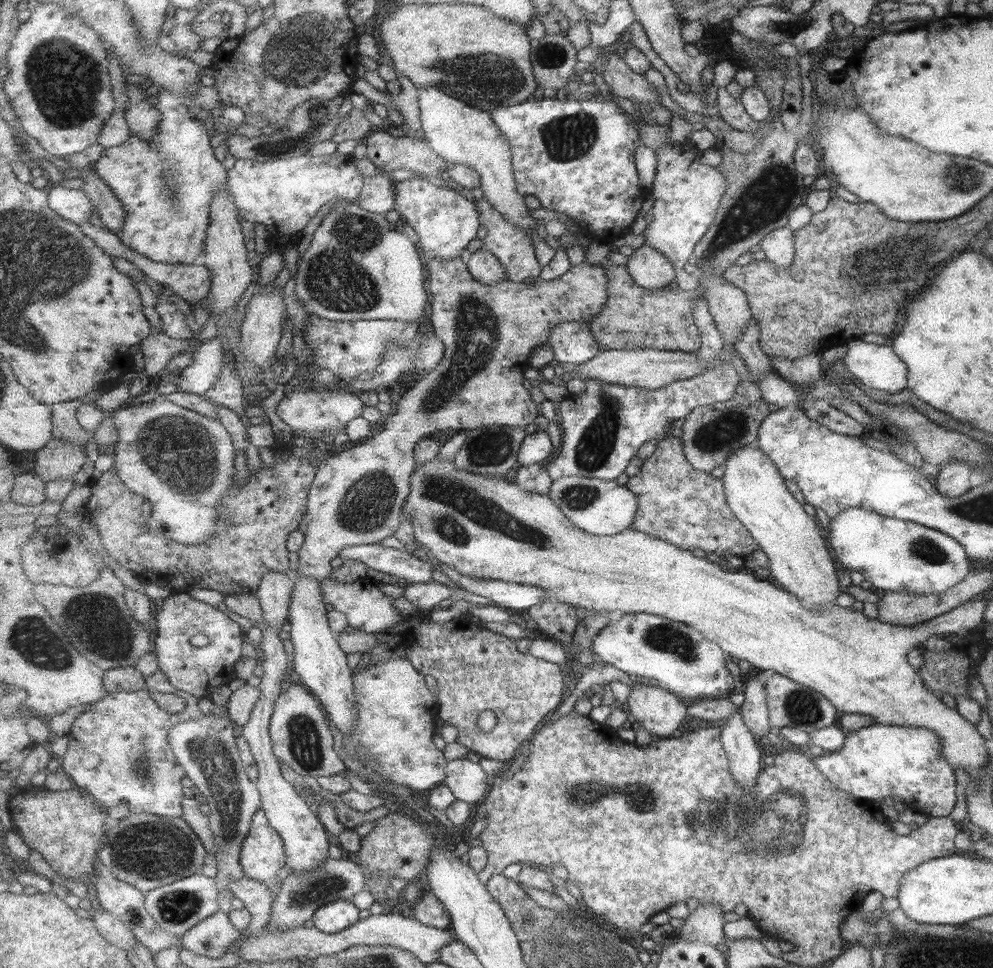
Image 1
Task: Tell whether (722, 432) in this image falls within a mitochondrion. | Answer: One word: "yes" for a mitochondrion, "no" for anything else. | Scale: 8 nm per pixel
yes

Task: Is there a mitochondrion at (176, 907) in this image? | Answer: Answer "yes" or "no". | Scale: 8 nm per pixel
yes

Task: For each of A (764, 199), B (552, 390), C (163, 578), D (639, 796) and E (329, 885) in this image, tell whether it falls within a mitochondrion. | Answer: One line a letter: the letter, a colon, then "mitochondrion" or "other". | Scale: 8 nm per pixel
A: mitochondrion
B: other
C: other
D: mitochondrion
E: mitochondrion

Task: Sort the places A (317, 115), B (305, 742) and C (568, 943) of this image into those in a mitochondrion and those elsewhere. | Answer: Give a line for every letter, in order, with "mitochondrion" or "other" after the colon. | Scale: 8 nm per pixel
A: mitochondrion
B: mitochondrion
C: mitochondrion

